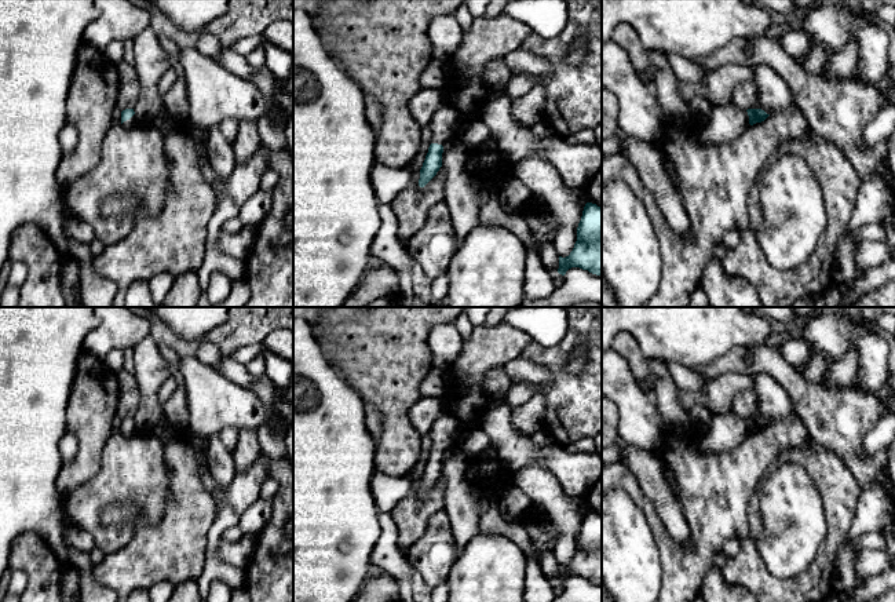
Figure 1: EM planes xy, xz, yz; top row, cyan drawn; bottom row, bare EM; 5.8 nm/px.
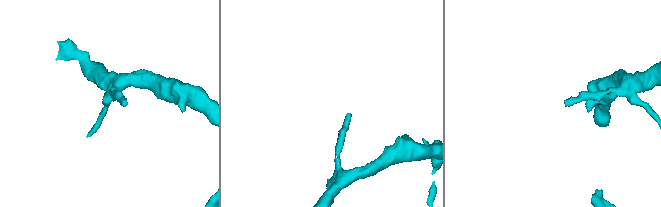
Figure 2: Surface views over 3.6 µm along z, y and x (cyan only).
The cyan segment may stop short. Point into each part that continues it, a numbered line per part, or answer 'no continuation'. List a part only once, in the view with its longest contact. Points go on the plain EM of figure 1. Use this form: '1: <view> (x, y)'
1: yz (729, 430)

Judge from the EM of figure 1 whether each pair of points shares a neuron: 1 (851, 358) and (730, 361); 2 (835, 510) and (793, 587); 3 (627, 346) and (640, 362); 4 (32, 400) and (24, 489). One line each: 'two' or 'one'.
1: two
2: one
3: one
4: one

